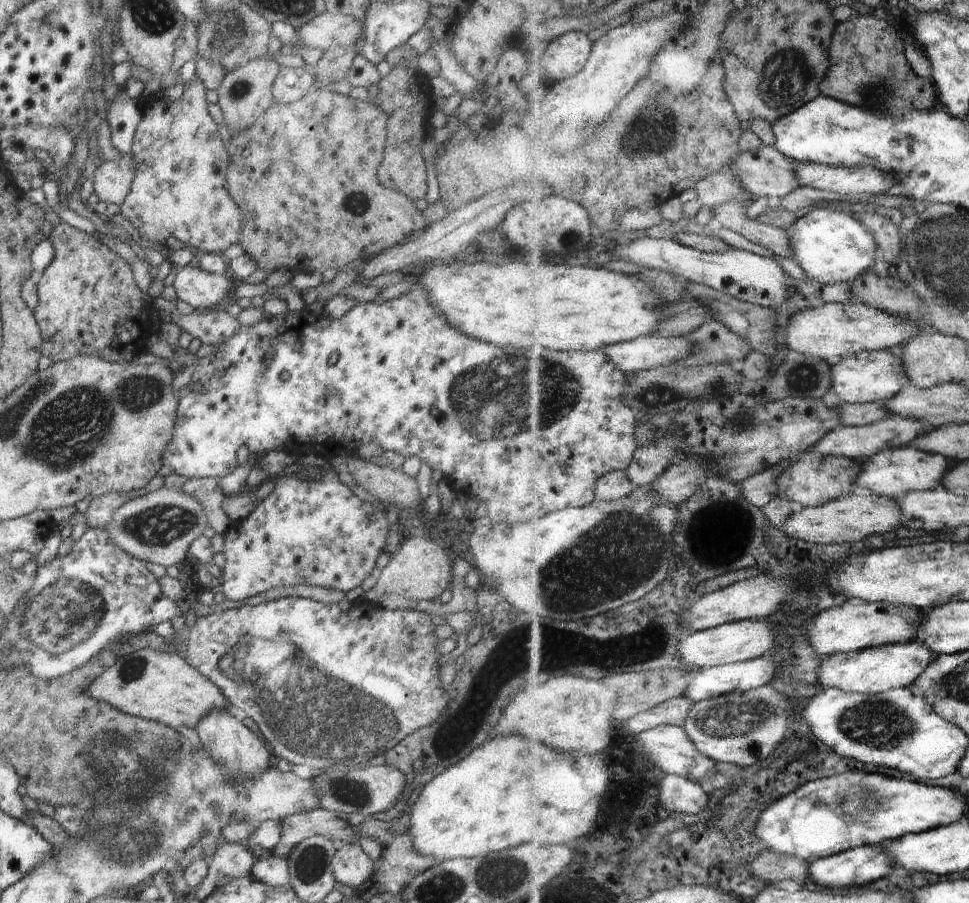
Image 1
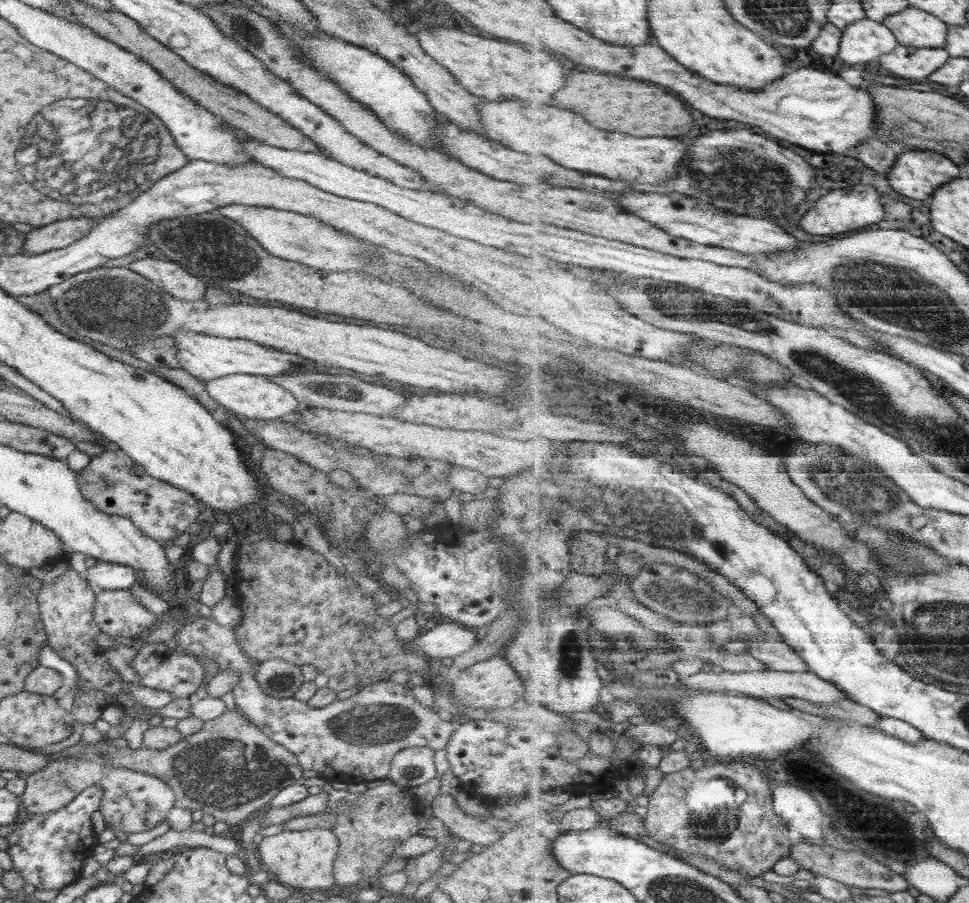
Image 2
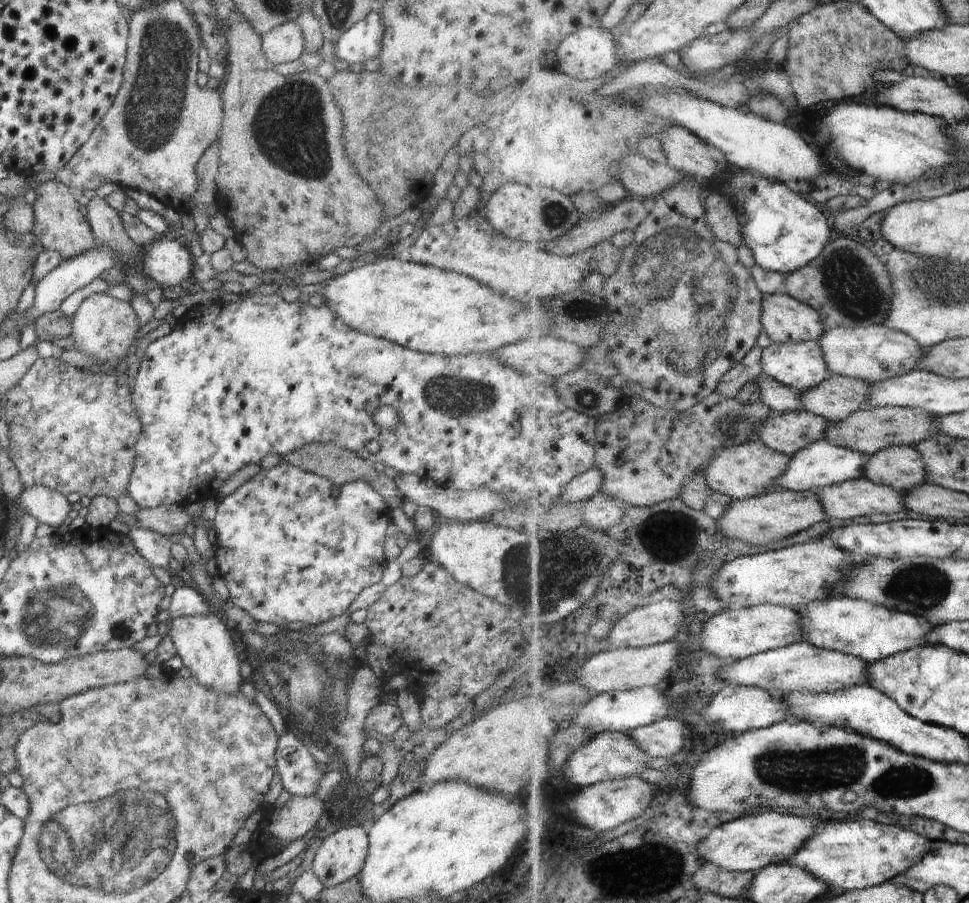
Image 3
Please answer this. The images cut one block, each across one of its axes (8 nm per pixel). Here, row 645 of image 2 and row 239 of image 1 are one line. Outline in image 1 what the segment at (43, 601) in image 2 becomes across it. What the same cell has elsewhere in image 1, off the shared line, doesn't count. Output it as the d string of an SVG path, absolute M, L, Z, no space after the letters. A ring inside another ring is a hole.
M66 221L53 228L49 236L53 247L52 262L36 277L38 306L33 313L42 333L41 356L47 356L53 363L92 355L122 366L134 364L135 357L147 353L148 342L164 332L152 325L151 312L155 311L151 306L152 297L138 288L130 266L96 236L76 229Z

